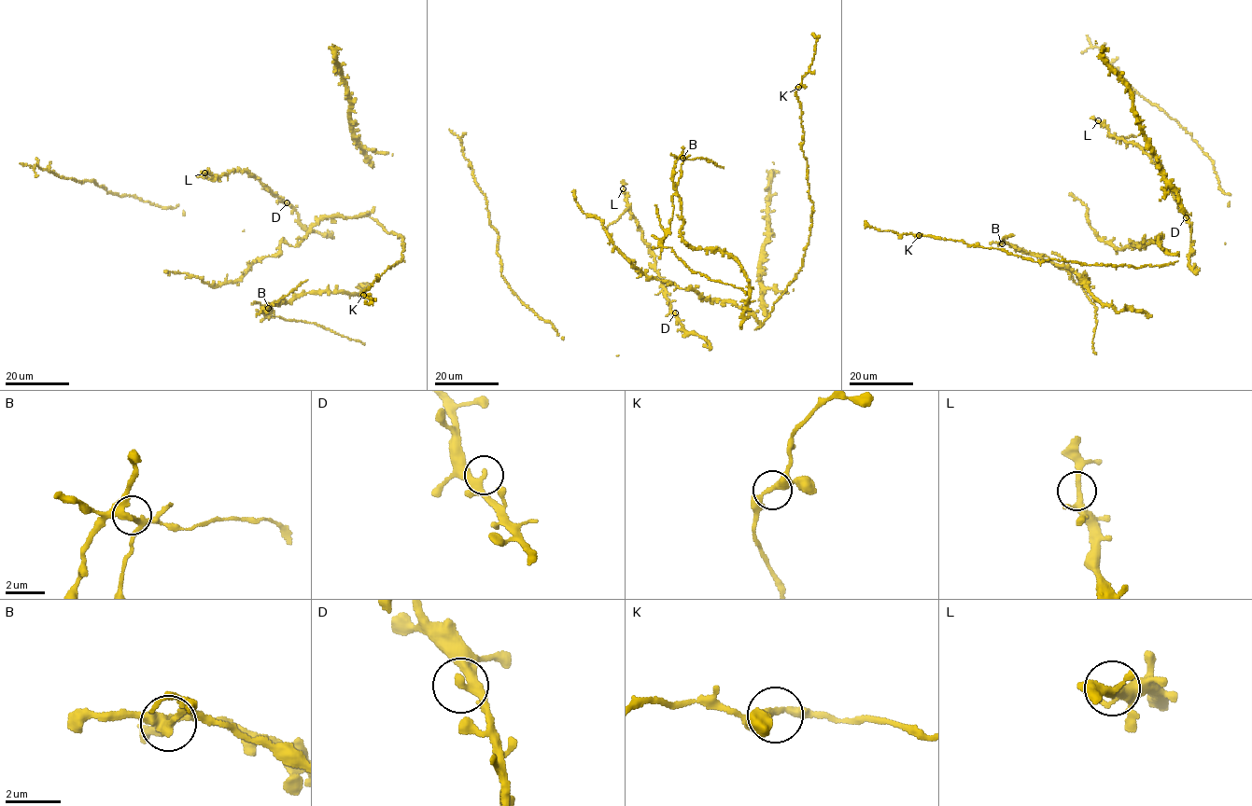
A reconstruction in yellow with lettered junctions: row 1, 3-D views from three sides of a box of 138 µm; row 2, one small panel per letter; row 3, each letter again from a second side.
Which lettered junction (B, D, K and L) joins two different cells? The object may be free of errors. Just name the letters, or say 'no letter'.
B

